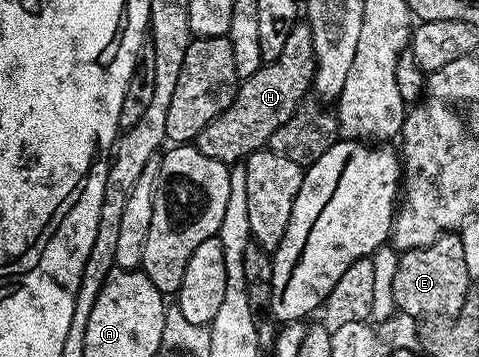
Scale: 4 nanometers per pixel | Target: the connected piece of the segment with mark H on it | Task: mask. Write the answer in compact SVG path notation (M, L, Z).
M298 22L287 34L287 43L279 58L265 62L257 73L240 81L235 98L219 118L207 122L199 130L195 146L207 158L233 166L244 161L253 152L262 151L268 145L271 134L295 114L302 100L310 95L313 86L315 67L315 46L311 42L311 30L308 23Z

